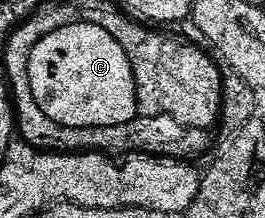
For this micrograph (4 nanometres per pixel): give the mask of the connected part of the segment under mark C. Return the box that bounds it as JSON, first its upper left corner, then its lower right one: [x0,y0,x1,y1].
[26,22,137,126]

